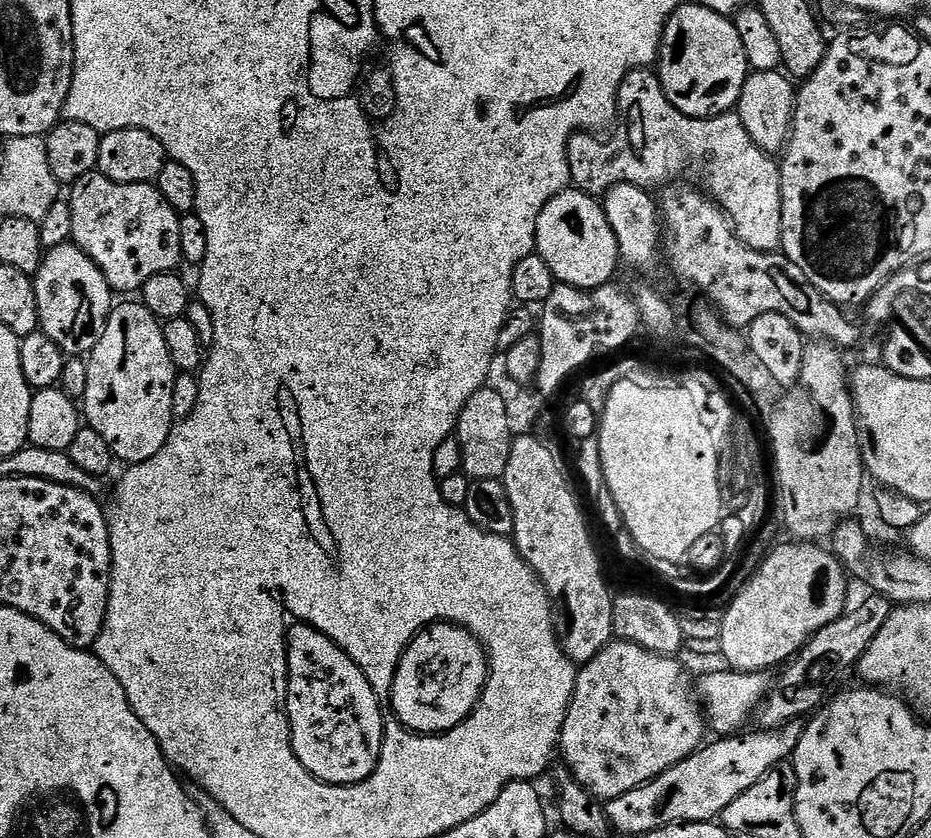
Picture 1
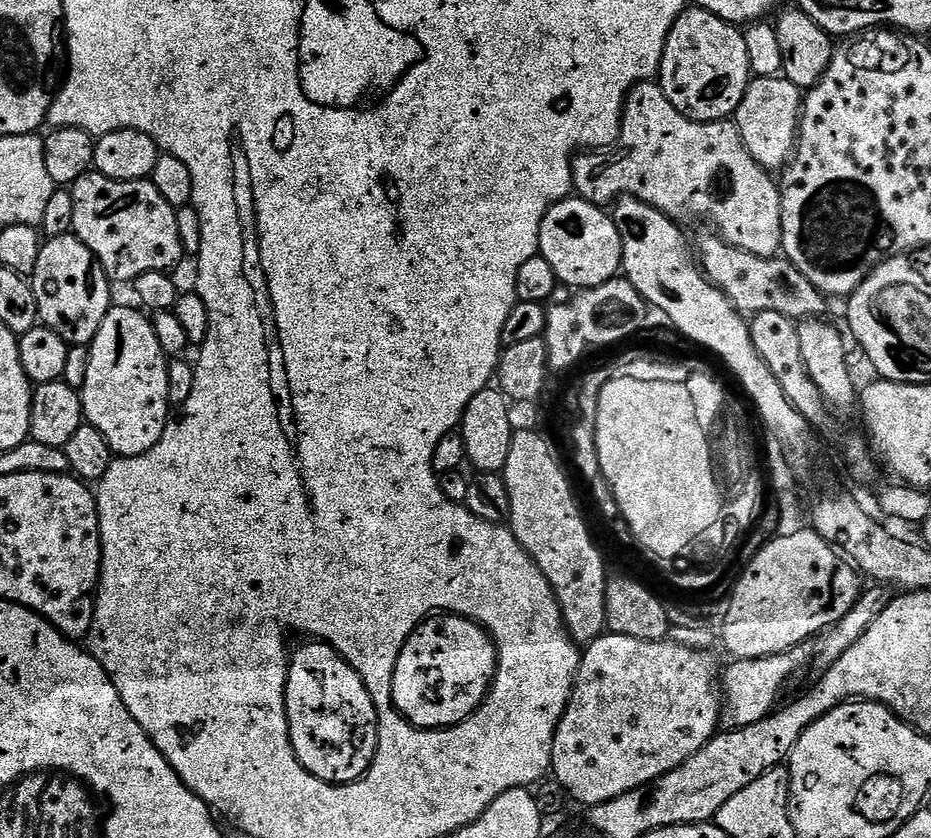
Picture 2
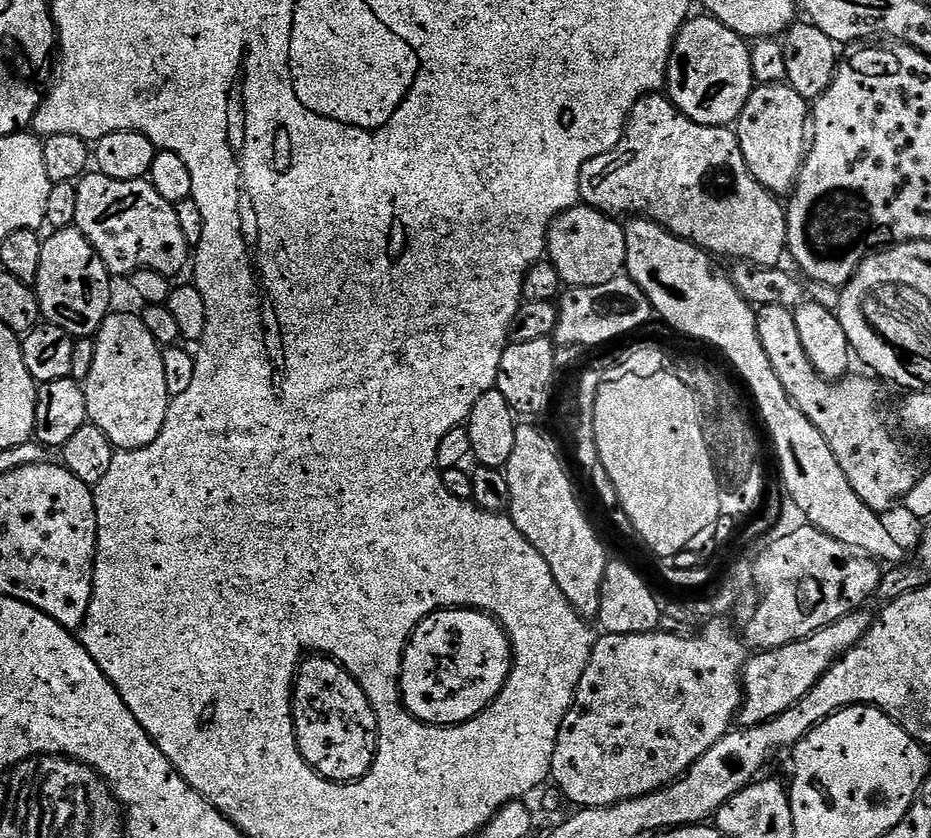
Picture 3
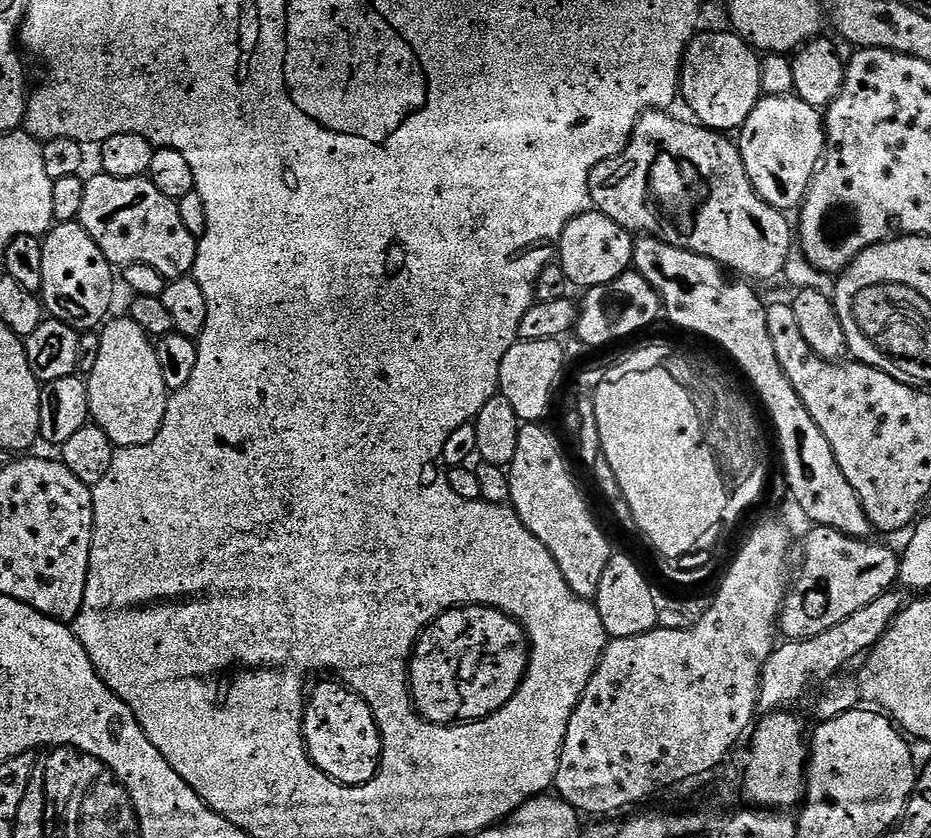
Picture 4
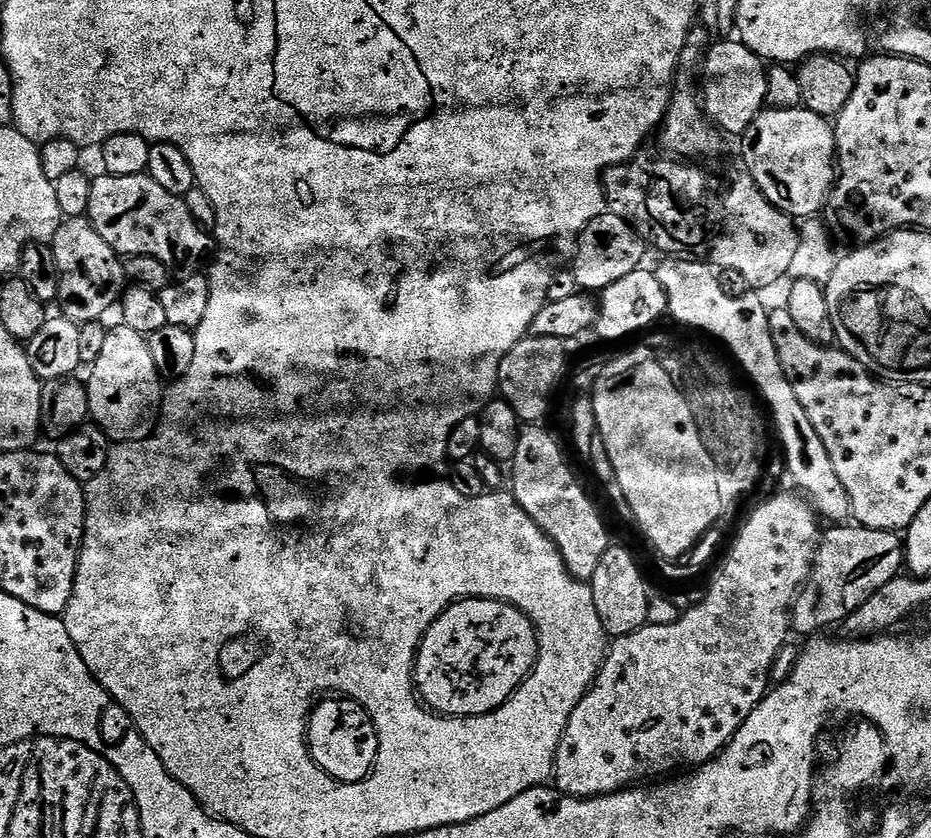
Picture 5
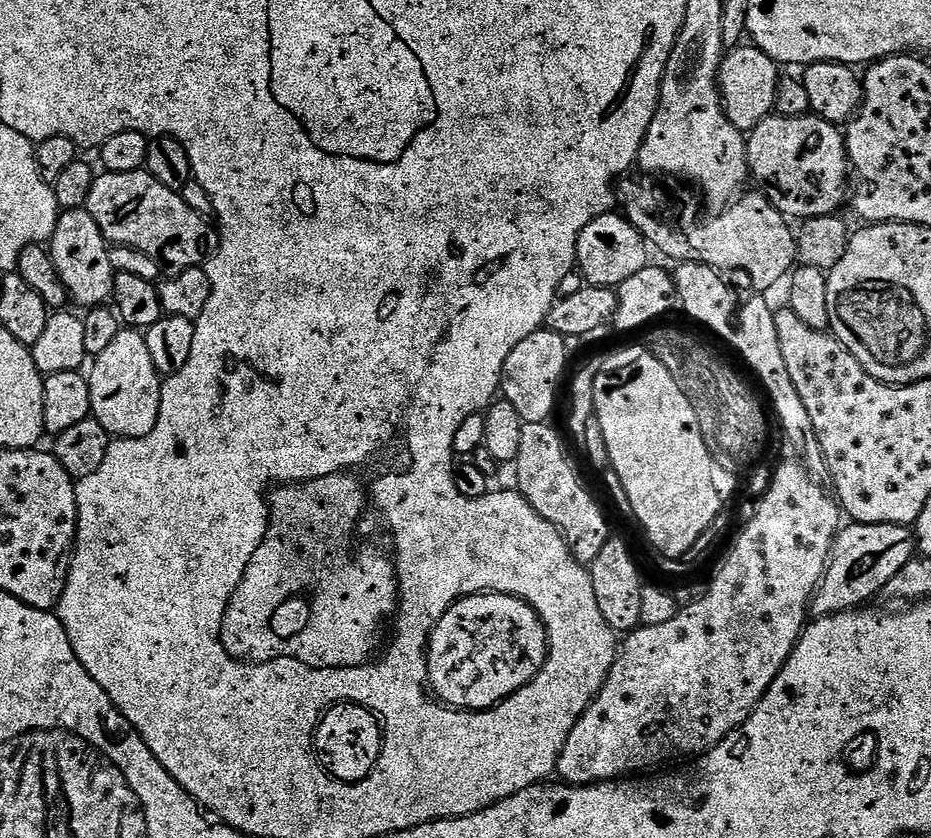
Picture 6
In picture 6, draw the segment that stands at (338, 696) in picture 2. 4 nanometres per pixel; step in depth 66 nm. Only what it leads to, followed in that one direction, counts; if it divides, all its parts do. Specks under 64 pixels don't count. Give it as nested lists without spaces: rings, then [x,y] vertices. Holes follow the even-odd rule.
[[[351,702],[334,704],[327,709],[314,733],[314,748],[323,767],[341,782],[355,782],[368,777],[380,757],[381,743],[382,725],[375,712]]]

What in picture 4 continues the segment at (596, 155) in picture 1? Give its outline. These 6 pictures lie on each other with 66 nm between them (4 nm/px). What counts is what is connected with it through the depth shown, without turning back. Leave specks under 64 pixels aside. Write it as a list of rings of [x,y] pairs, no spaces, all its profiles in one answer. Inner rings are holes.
[[[668,110],[643,112],[628,145],[618,155],[603,160],[590,173],[588,193],[592,208],[633,234],[645,232],[657,240],[688,248],[694,254],[710,258],[725,269],[733,268],[744,276],[768,280],[778,275],[787,266],[792,248],[794,252],[794,228],[788,225],[789,217],[766,203],[754,190],[735,139],[696,122],[687,124],[684,120],[675,120],[672,114]],[[683,180],[685,188],[679,188]]]

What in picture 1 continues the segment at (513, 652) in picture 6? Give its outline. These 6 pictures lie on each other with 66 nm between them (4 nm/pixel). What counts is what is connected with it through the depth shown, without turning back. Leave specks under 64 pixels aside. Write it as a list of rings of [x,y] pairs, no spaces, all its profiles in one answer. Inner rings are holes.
[[[437,622],[429,624],[409,642],[408,649],[402,654],[396,677],[392,683],[392,698],[395,719],[399,720],[409,732],[417,734],[439,734],[458,728],[468,719],[468,715],[476,708],[480,696],[484,693],[490,679],[490,661],[483,646],[457,624]]]

